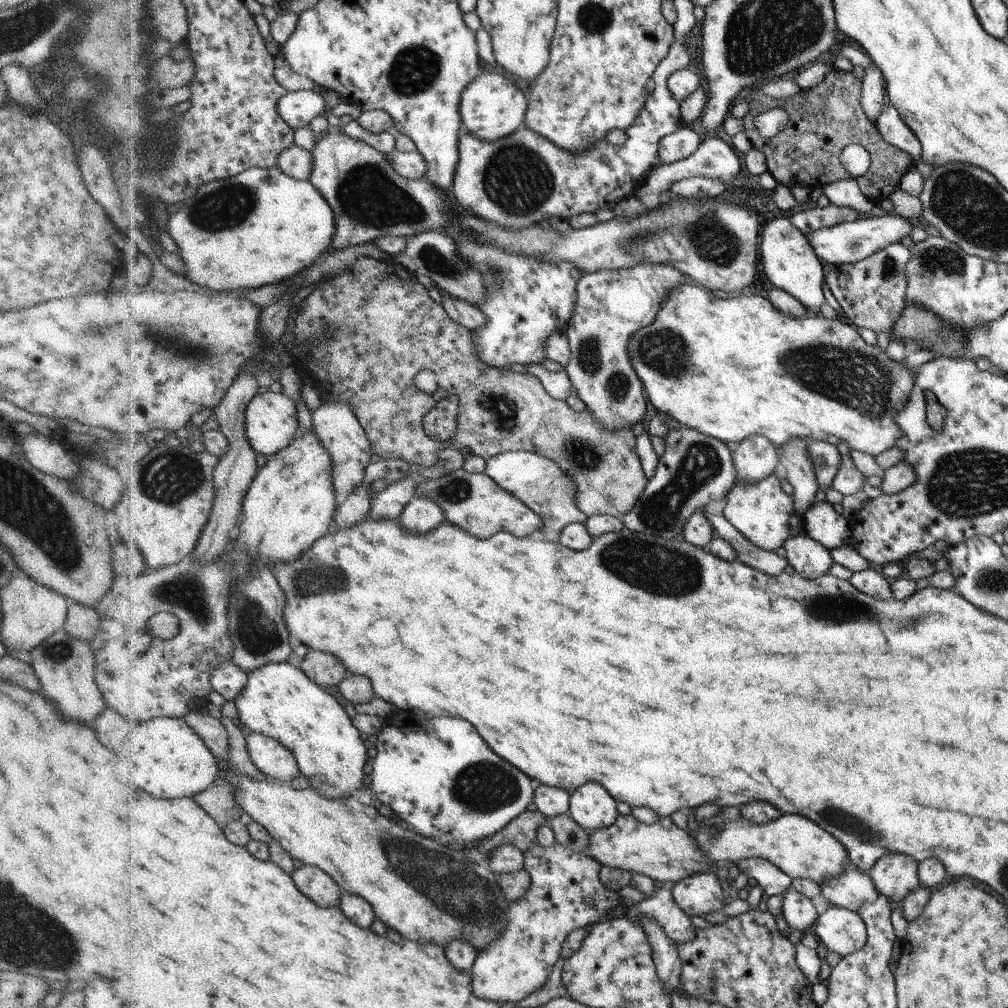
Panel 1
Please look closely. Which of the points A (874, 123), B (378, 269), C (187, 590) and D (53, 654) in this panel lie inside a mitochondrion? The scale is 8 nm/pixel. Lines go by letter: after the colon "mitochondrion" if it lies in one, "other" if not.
A: other
B: other
C: mitochondrion
D: mitochondrion

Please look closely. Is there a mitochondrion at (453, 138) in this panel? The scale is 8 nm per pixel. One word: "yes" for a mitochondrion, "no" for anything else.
no

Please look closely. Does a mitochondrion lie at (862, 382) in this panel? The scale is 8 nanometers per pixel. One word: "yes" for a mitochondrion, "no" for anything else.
yes

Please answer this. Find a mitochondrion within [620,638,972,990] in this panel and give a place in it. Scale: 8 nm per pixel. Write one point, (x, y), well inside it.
(845, 820)

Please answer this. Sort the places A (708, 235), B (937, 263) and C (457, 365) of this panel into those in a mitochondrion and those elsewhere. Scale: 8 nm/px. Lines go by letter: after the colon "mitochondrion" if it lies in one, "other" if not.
A: mitochondrion
B: mitochondrion
C: other

